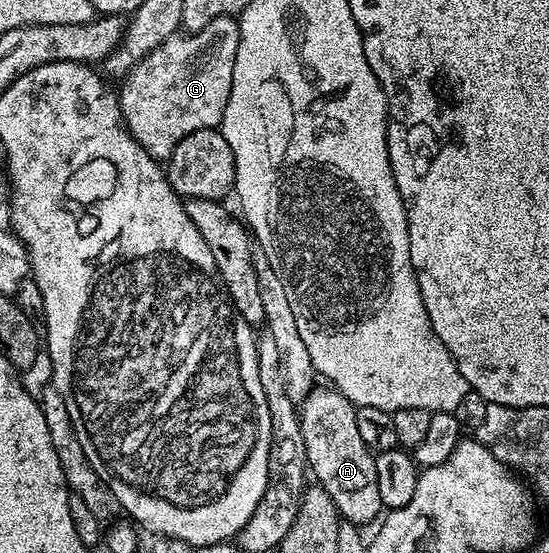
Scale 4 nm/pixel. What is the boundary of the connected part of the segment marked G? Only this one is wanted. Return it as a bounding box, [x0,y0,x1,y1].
[119,16,240,161]

